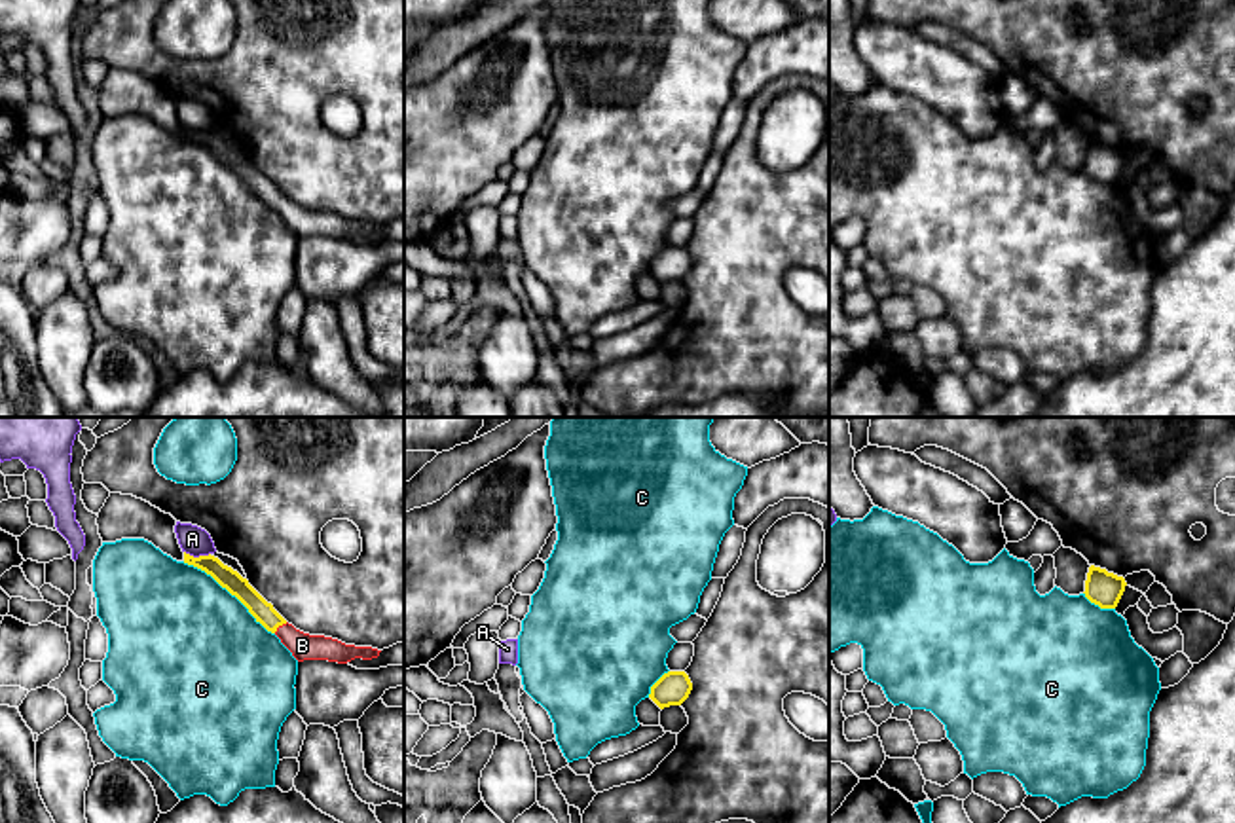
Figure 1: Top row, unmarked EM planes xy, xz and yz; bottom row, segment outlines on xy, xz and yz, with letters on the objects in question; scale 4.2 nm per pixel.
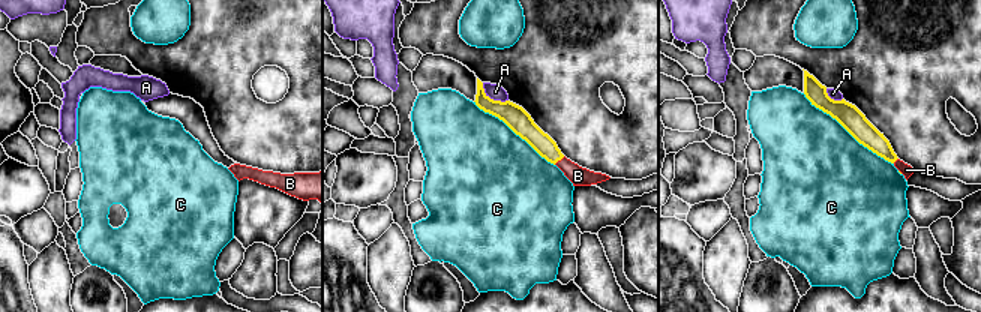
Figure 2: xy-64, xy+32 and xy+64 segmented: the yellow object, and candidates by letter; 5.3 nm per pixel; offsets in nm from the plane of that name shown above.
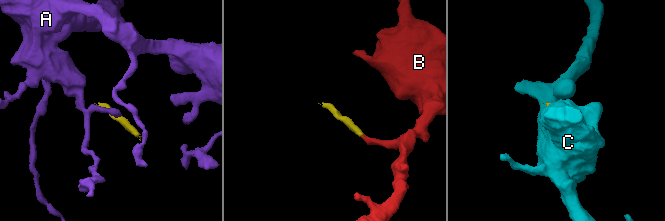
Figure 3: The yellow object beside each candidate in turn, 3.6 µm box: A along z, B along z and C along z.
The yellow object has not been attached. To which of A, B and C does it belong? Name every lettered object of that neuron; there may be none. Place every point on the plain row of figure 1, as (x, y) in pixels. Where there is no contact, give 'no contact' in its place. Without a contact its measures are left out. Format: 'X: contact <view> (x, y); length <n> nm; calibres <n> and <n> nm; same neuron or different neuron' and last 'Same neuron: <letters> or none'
A: contact xy (200, 131); length 110 nm; calibres 90 and 120 nm; different neuron
B: contact xy (279, 200); length 80 nm; calibres 90 and 110 nm; same neuron
C: contact xy (228, 165); length 500 nm; calibres 90 and 500 nm; different neuron
Same neuron: B

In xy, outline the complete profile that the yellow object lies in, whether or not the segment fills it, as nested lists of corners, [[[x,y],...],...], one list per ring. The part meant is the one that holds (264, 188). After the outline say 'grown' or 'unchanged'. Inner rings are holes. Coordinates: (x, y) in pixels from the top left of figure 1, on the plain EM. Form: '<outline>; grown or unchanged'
[[[184,127],[184,138],[194,140],[207,150],[211,150],[222,163],[235,171],[249,188],[260,197],[267,207],[275,209],[281,218],[292,228],[298,237],[304,235],[328,235],[338,239],[347,239],[355,233],[372,235],[378,233],[381,226],[372,222],[345,220],[338,214],[324,210],[309,210],[288,199],[271,178],[267,178],[237,146],[224,140],[214,131],[194,133]]]; grown

